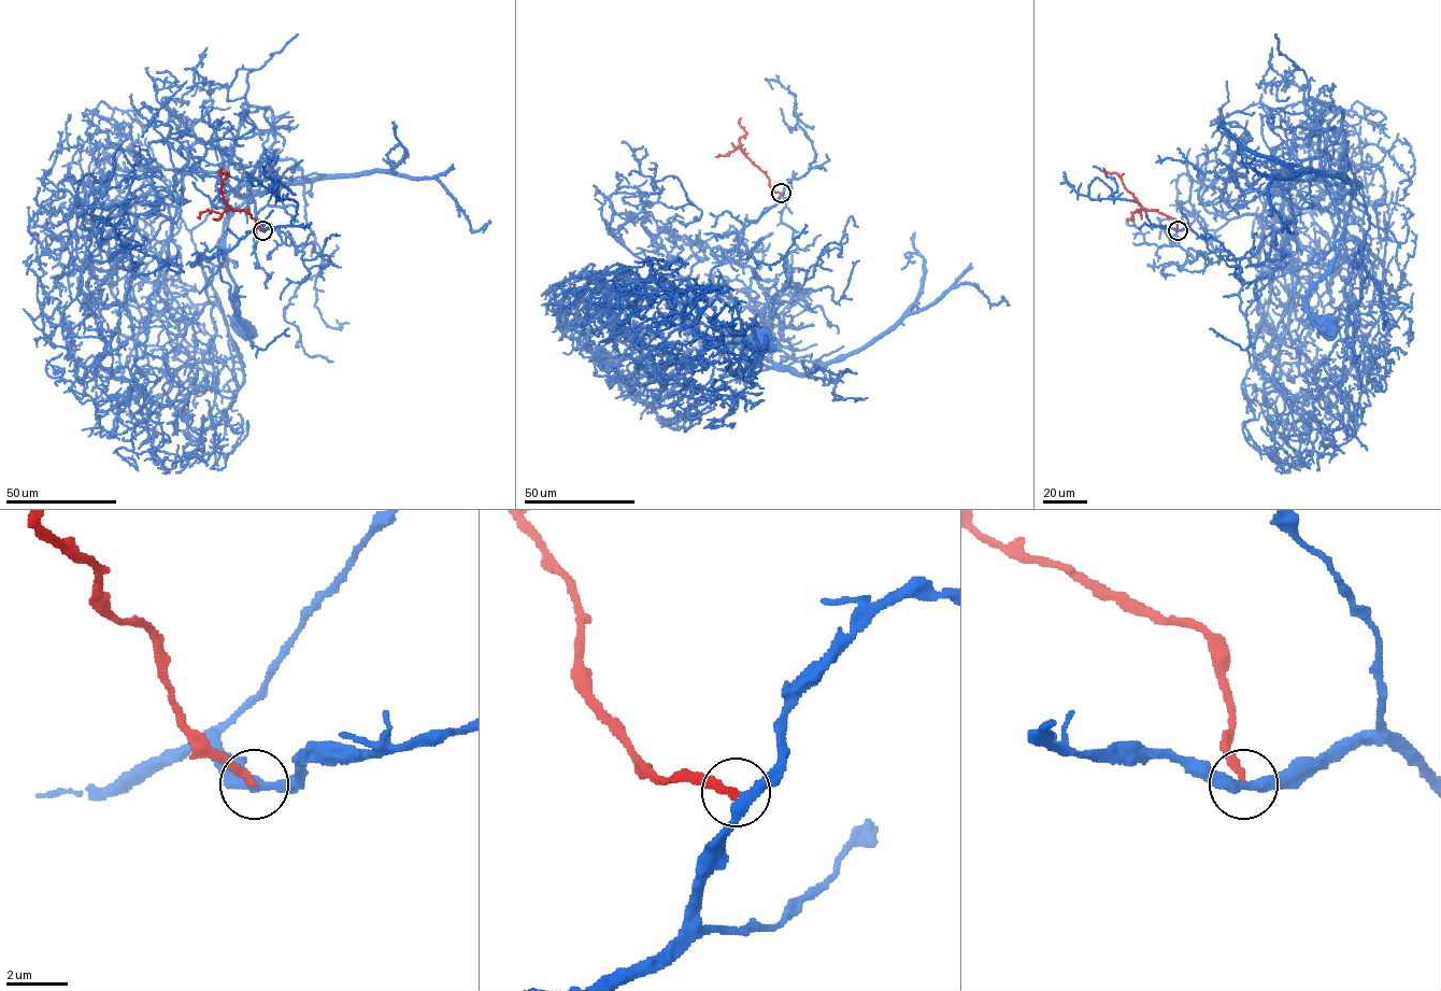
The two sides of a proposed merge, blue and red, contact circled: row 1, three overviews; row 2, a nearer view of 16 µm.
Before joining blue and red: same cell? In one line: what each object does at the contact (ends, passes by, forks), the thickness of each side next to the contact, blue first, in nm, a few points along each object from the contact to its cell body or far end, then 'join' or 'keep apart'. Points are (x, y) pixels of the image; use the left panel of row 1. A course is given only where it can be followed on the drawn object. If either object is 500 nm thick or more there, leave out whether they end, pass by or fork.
blue passes by; red ends there; 320 nm thick on the blue side, 240 nm on the other; blue runs (262, 230), (191, 265), (215, 273), (224, 248), (241, 326); red runs (262, 230), (250, 214), (227, 207), (222, 187), (228, 173), (222, 172), (223, 168); join

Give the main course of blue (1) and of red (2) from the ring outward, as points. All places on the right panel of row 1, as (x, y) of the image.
1: (1178, 230), (1285, 273), (1334, 248), (1332, 266), (1306, 297), (1327, 326)
2: (1178, 230), (1174, 218), (1141, 207), (1117, 173), (1108, 172), (1102, 168)

